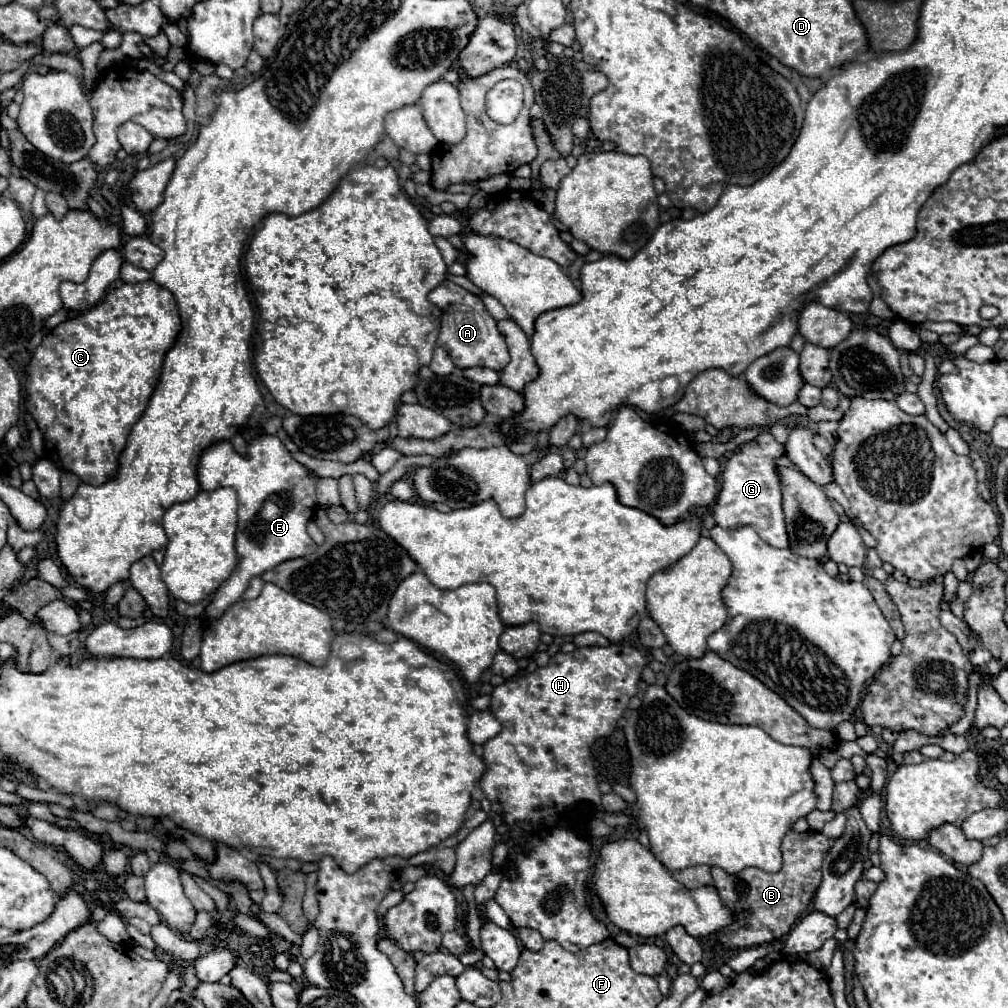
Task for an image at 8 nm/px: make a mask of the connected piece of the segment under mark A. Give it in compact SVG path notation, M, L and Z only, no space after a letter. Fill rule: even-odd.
M443 281L437 289L429 293L429 301L443 309L441 331L437 337L437 345L447 351L447 355L455 361L457 367L487 367L493 371L501 371L509 361L509 351L503 333L497 327L497 321L487 313L483 301L469 293L467 289L455 285L453 281Z

